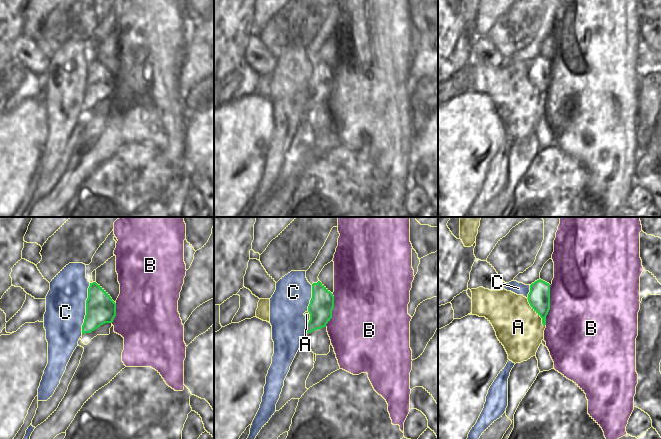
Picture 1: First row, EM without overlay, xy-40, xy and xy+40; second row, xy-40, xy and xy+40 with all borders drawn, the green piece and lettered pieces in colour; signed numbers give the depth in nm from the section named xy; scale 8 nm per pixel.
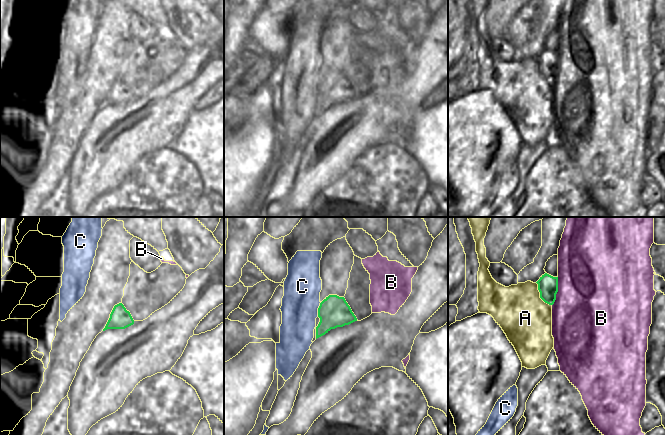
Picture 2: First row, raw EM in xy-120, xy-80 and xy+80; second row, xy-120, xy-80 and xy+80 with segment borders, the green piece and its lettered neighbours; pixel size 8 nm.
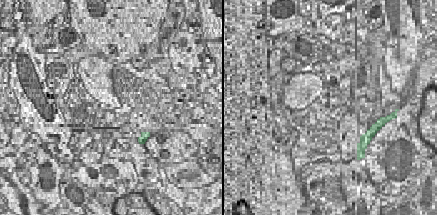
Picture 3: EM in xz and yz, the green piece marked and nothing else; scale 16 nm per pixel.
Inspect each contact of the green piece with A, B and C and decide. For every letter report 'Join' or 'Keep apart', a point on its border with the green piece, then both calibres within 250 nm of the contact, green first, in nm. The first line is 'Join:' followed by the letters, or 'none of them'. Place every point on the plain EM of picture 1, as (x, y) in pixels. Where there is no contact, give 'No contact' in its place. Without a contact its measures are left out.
Join: none of them
A: Keep apart. Touches green at xy+40 (536, 88). Thickness 180 nm (green) against 380 nm
B: Keep apart. Touches green at xy+40 (549, 81). Thickness 180 nm (green) against 500 nm
C: Keep apart. Touches green at xy-40 (86, 85). Thickness 240 nm (green) against 320 nm.

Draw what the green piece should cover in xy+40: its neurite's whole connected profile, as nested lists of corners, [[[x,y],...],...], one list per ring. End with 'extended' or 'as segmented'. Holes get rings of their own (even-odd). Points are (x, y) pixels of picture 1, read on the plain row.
[[[539,55],[530,61],[528,78],[546,101],[546,92],[550,86],[550,60]]] | as segmented

